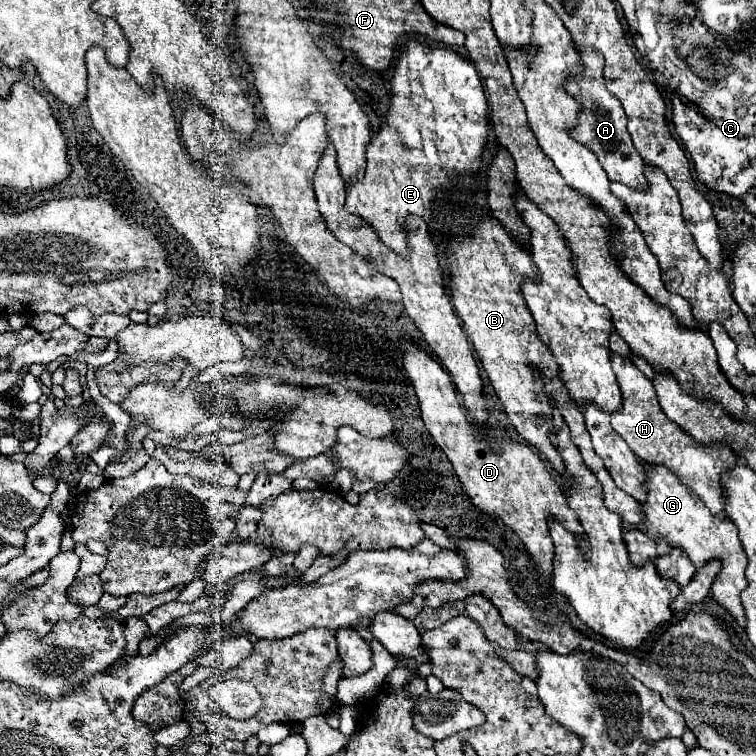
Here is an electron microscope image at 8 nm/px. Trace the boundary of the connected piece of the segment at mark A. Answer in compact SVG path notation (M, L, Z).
M574 45L574 49L578 51L578 55L582 55L584 67L582 67L582 75L578 75L578 79L570 79L570 83L564 87L564 91L570 97L574 97L580 105L576 125L570 129L570 133L574 135L574 139L578 143L582 143L590 151L594 151L594 155L598 157L606 175L612 181L624 183L626 187L634 187L634 189L644 187L646 185L644 163L642 163L642 157L638 155L638 151L634 149L632 139L626 131L626 115L622 111L622 105L618 103L618 99L614 99L614 95L610 95L610 91L606 91L606 85L604 85L602 53L594 51L592 47L576 47Z

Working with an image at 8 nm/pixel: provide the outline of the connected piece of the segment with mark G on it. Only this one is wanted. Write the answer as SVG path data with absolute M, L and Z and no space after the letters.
M646 465L646 473L648 473L648 499L646 503L642 503L642 511L644 511L644 525L640 525L638 529L646 535L650 535L652 539L666 539L666 543L672 549L680 549L686 553L686 557L696 565L702 567L712 559L718 559L722 563L722 571L716 575L710 595L712 599L724 607L734 621L740 627L746 627L746 617L744 617L744 607L740 603L740 593L742 589L746 589L746 565L748 559L744 555L742 543L738 539L738 529L730 519L718 519L712 517L712 513L708 511L708 507L684 485L680 483L680 479L668 471L666 467L650 467Z

